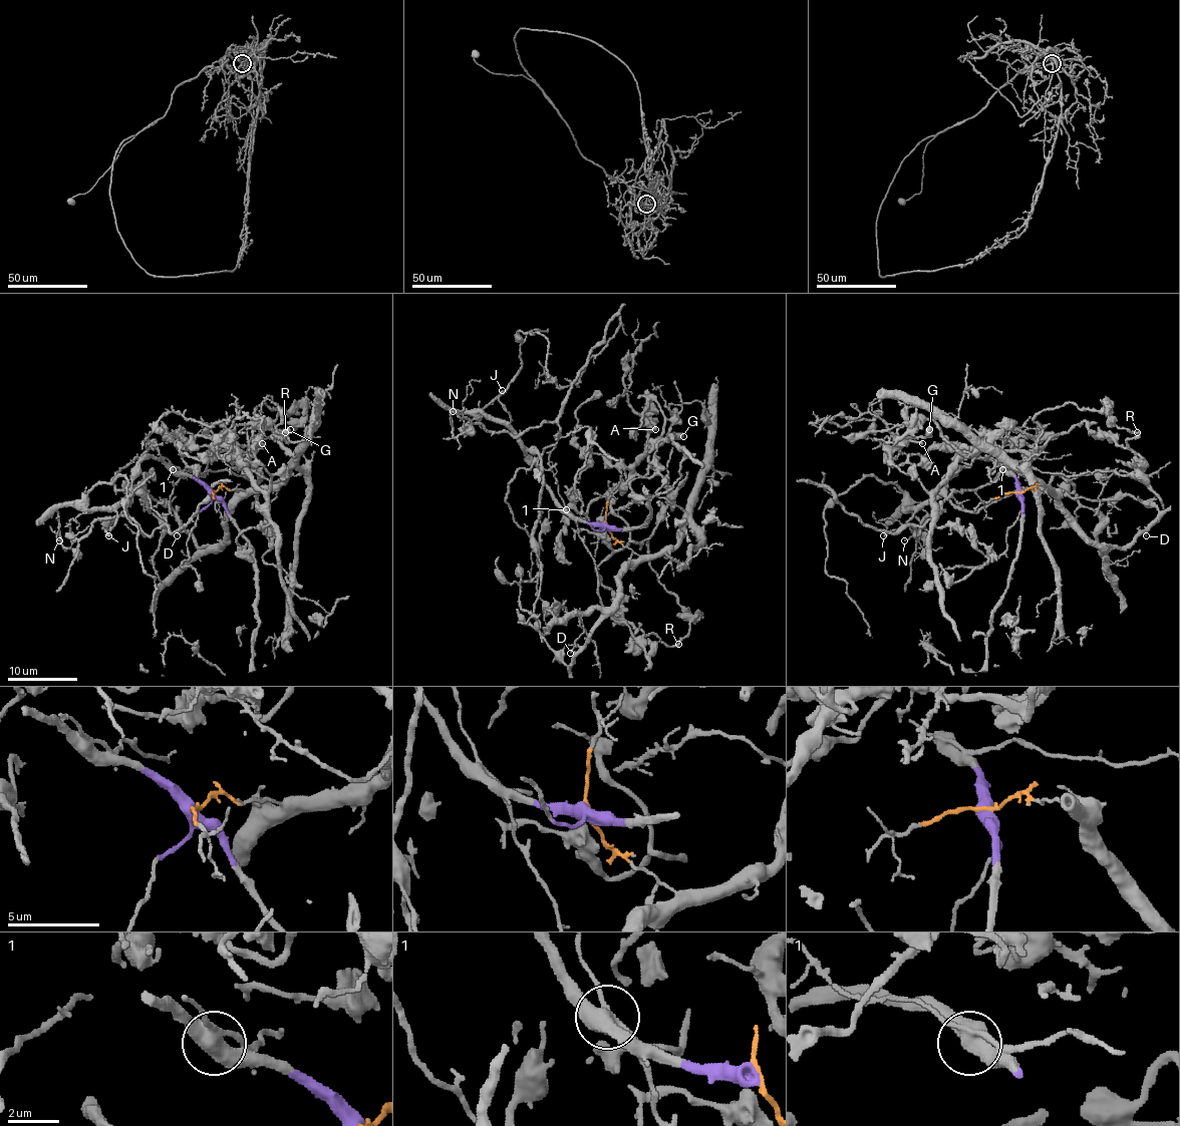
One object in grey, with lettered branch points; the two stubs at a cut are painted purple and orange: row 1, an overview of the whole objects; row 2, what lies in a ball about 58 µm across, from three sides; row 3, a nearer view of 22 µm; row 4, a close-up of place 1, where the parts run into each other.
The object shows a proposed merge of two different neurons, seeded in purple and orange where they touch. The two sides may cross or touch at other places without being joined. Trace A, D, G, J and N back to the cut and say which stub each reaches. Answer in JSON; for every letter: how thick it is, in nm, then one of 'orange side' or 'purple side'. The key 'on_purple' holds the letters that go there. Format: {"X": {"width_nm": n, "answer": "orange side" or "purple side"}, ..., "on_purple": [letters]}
{"A": {"width_nm": 240, "answer": "orange side"}, "D": {"width_nm": 120, "answer": "orange side"}, "G": {"width_nm": 650, "answer": "orange side"}, "J": {"width_nm": 320, "answer": "purple side"}, "N": {"width_nm": 120, "answer": "purple side"}, "on_purple": ["J", "N"]}

